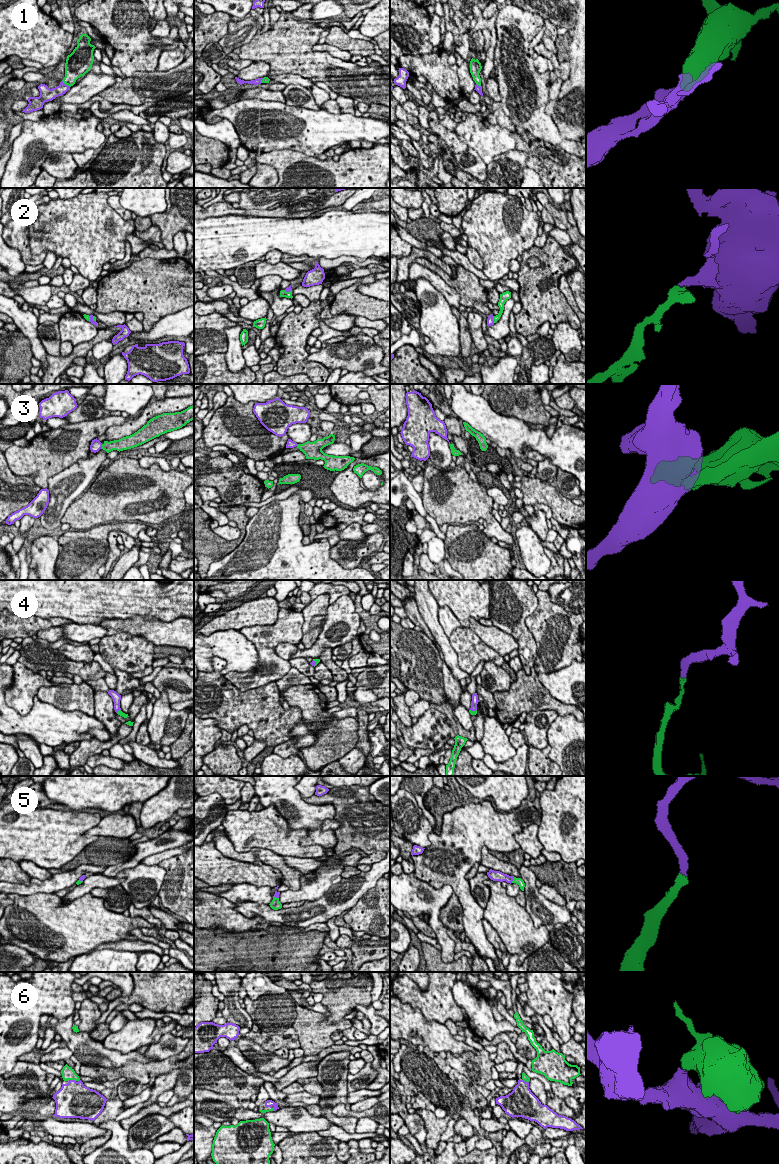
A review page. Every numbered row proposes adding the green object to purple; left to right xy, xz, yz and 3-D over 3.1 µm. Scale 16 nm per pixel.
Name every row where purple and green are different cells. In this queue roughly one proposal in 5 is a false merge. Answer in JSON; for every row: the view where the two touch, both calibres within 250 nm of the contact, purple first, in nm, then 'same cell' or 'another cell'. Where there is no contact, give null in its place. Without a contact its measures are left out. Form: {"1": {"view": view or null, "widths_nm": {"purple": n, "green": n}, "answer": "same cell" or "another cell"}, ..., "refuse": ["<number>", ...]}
{"1": {"view": "xy", "widths_nm": {"purple": 160, "green": 280}, "answer": "same cell"}, "2": {"view": "yz", "widths_nm": {"purple": 120, "green": 90}, "answer": "same cell"}, "3": {"view": "xy", "widths_nm": {"purple": 180, "green": 160}, "answer": "another cell"}, "4": {"view": "xz", "widths_nm": {"purple": 70, "green": 70}, "answer": "same cell"}, "5": {"view": "yz", "widths_nm": {"purple": 160, "green": 120}, "answer": "same cell"}, "6": {"view": "xy", "widths_nm": {"purple": 460, "green": 200}, "answer": "same cell"}, "refuse": ["3"]}

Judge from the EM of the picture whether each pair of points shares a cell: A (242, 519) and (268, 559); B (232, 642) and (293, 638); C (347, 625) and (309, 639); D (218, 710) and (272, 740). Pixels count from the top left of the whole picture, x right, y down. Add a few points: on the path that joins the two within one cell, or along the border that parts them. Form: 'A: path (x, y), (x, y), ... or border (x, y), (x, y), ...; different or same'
A: border (250, 518), (246, 525), (245, 536), (237, 547); different
B: border (239, 631), (255, 647), (259, 663); different
C: border (321, 627), (317, 640), (311, 646), (305, 648); different
D: path (232, 710), (244, 710), (260, 726); same

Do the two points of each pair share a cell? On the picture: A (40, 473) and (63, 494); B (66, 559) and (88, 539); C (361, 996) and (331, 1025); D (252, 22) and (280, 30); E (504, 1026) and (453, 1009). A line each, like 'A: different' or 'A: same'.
A: different
B: same
C: same
D: different
E: different

